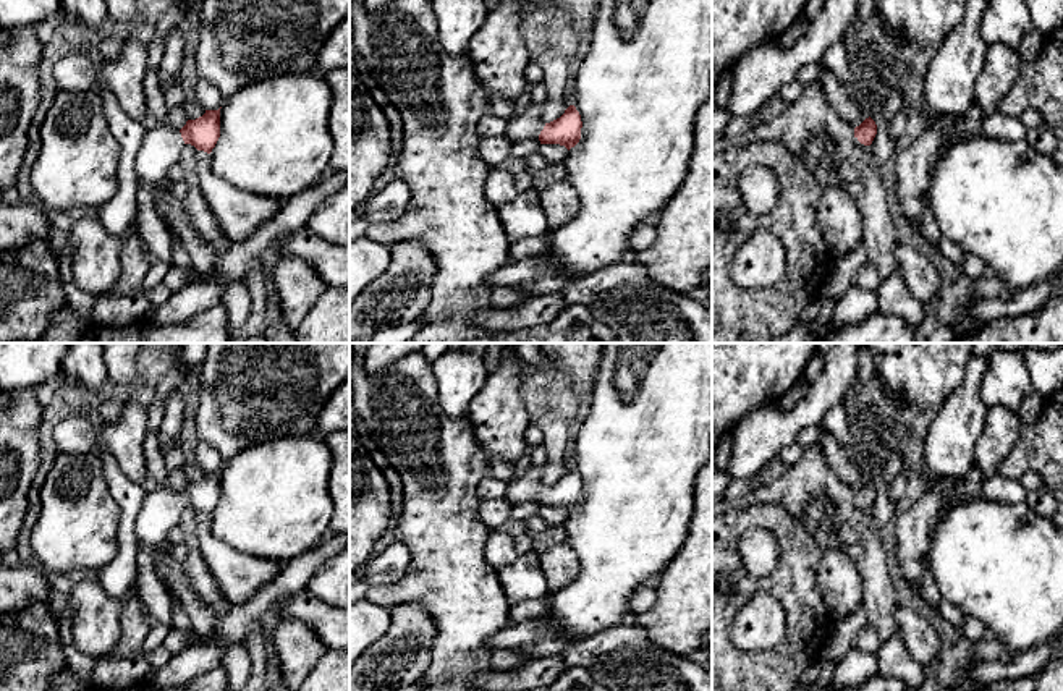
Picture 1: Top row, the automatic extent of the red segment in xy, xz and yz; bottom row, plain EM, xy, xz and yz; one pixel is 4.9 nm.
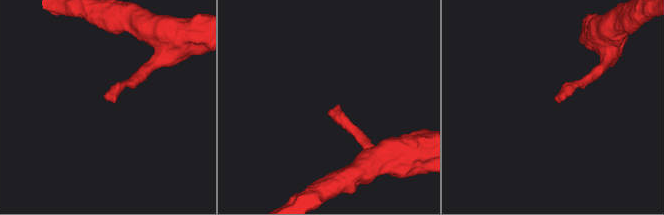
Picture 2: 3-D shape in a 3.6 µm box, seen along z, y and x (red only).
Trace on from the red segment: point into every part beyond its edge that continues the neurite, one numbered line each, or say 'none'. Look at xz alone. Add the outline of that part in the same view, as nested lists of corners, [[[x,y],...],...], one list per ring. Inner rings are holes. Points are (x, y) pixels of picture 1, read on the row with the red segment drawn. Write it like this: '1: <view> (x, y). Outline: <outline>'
1: xz (526, 123). Outline: [[[537,84],[527,89],[526,102],[508,120],[505,136],[511,142],[521,142],[527,139],[539,139],[545,123],[542,121],[542,105],[547,100],[547,91],[544,84]]]

